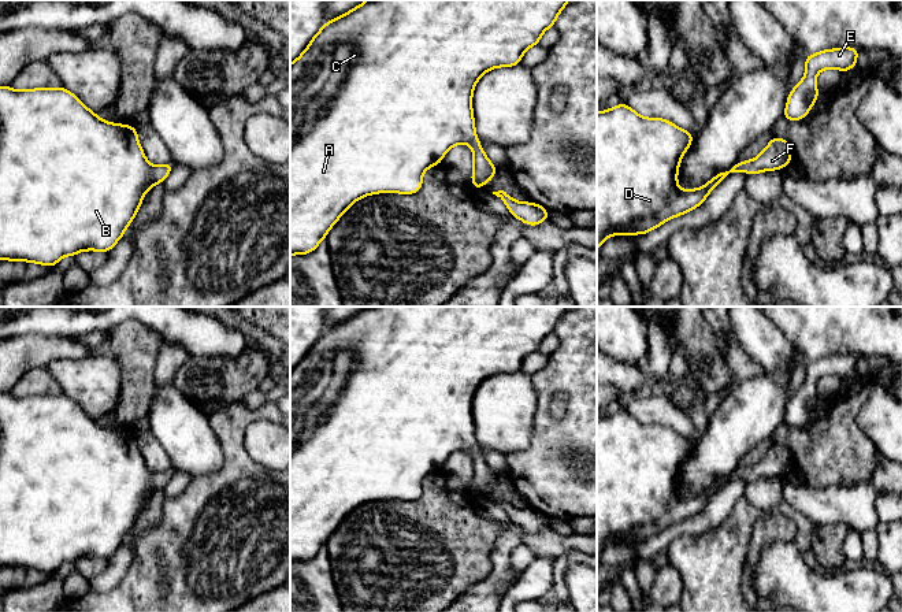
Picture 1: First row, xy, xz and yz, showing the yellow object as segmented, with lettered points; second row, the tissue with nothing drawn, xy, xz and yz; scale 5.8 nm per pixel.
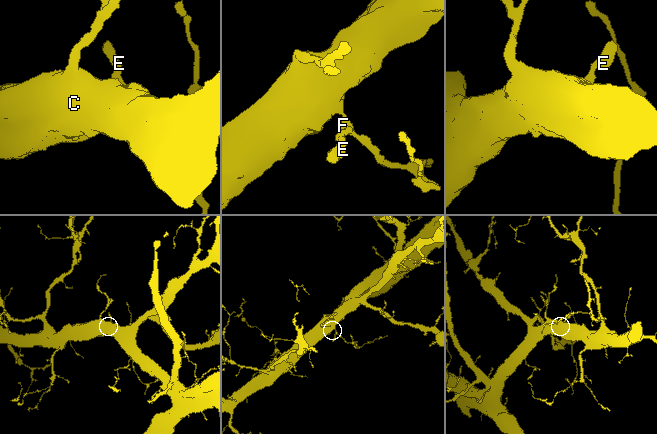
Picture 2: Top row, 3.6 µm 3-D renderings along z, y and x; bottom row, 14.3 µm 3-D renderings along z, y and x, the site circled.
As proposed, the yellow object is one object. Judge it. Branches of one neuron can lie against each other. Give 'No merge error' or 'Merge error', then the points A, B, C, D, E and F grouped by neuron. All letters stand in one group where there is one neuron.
No merge error. Groups: A B C D E F

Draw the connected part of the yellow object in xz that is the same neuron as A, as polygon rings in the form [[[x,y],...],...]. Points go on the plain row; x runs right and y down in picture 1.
[[[367,307],[333,327],[326,329],[312,344],[305,357],[290,371],[290,563],[307,561],[318,554],[342,520],[364,502],[383,498],[413,501],[423,493],[423,479],[441,471],[446,459],[457,452],[472,453],[474,478],[471,489],[482,497],[497,474],[487,466],[475,438],[472,398],[479,385],[495,374],[513,374],[523,360],[539,350],[545,337],[554,333],[569,307]]]

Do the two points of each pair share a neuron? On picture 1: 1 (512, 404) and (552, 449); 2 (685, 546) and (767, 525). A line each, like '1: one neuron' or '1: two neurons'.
1: two neurons
2: two neurons

